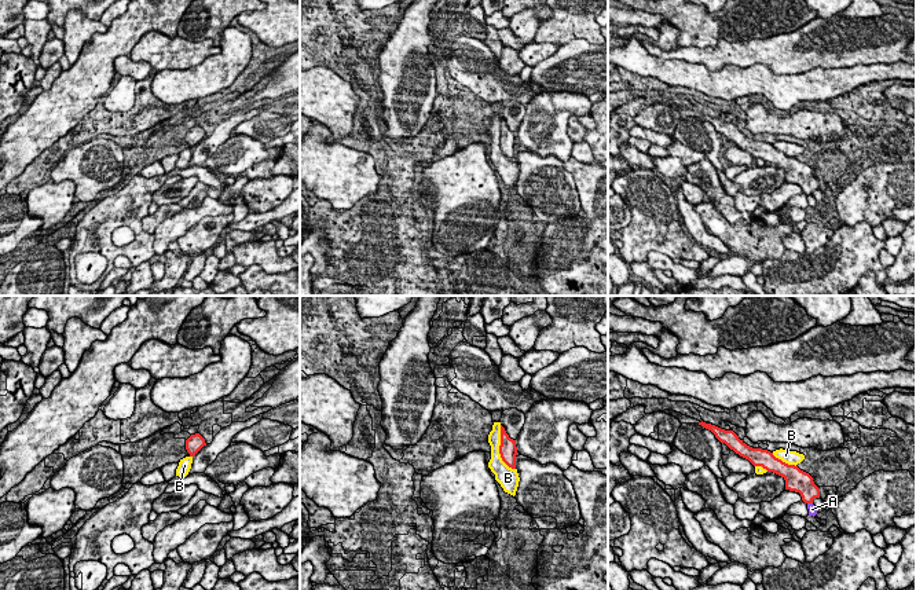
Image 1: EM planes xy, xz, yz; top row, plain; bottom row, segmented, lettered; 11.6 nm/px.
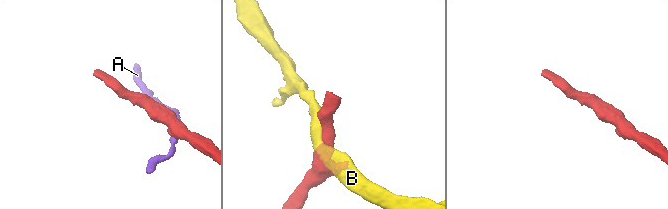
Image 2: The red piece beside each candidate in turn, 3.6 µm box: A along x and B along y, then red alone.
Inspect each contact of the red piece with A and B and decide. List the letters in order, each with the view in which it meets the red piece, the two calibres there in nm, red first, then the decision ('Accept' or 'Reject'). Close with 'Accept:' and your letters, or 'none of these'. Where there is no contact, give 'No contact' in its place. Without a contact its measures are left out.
A: Touches red in yz. Thickness 240 nm (red) against 100 nm. Reject
B: Touches red in xz. Thickness 220 nm (red) against 180 nm. Reject
Accept: none of these

